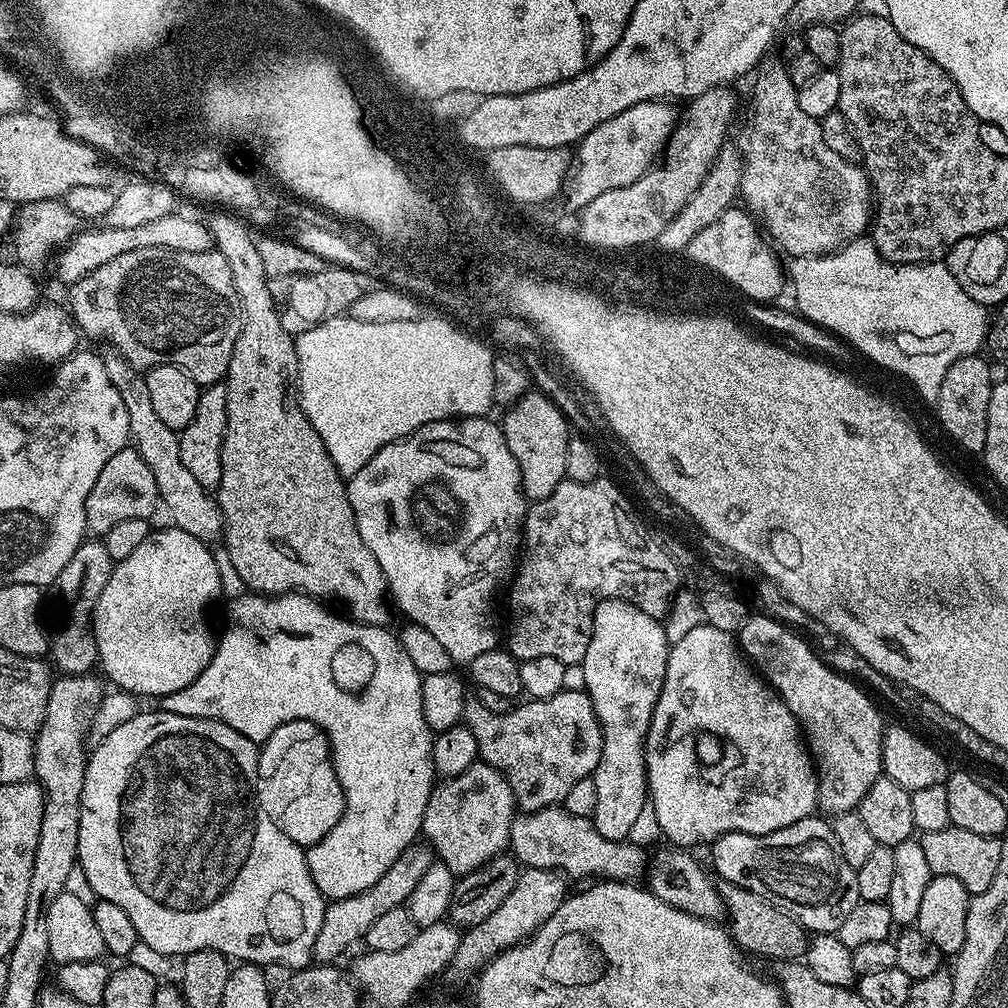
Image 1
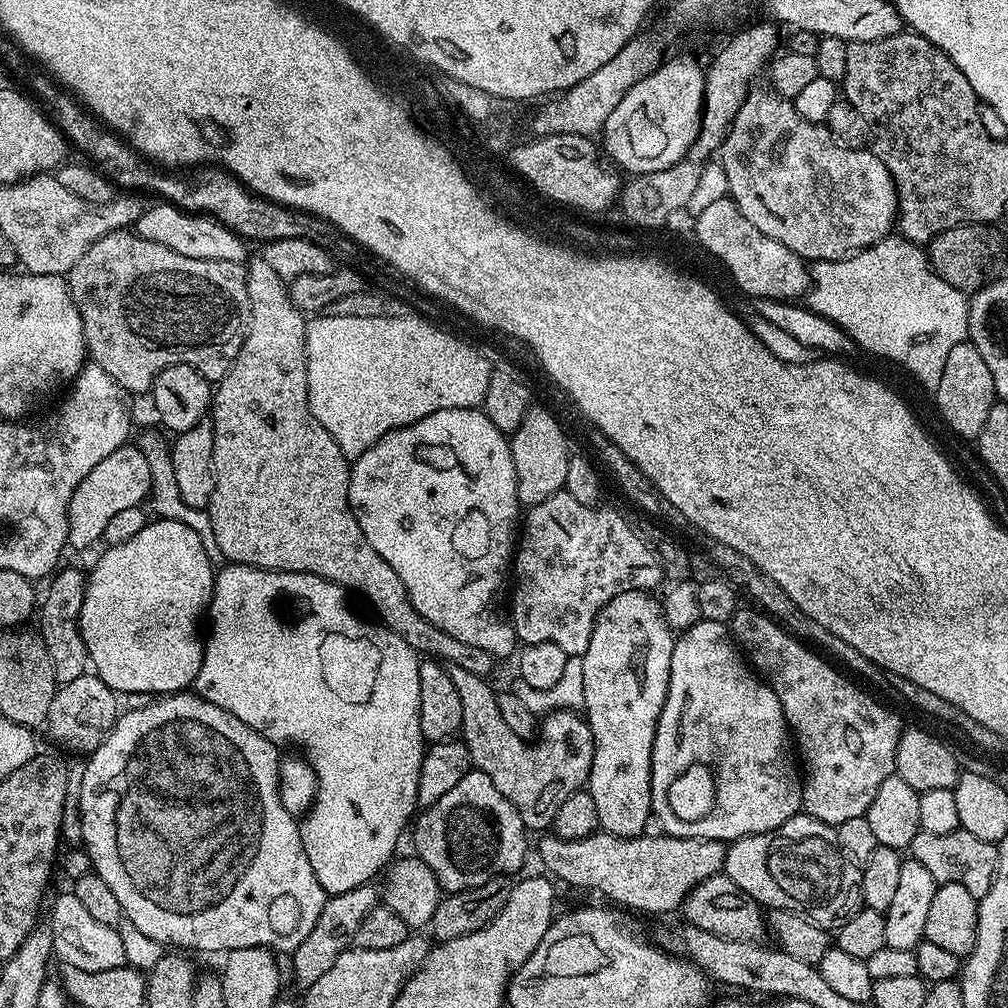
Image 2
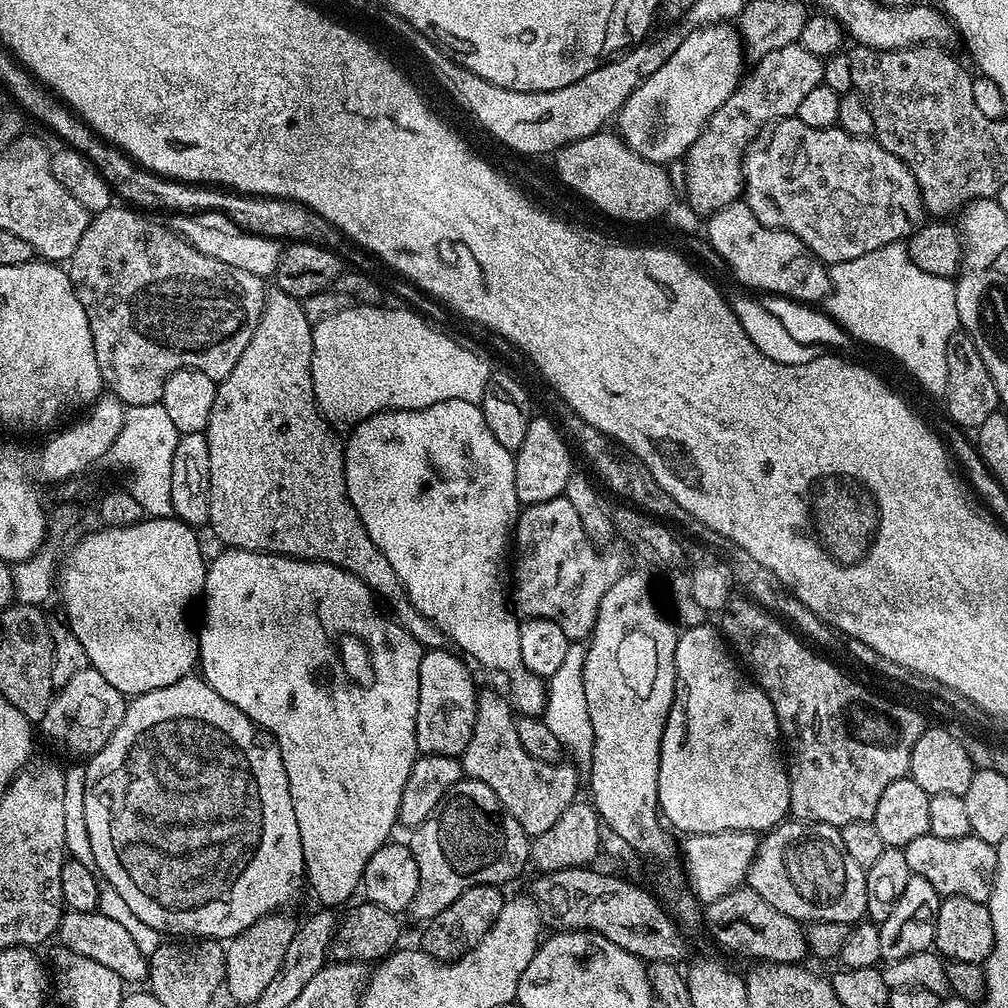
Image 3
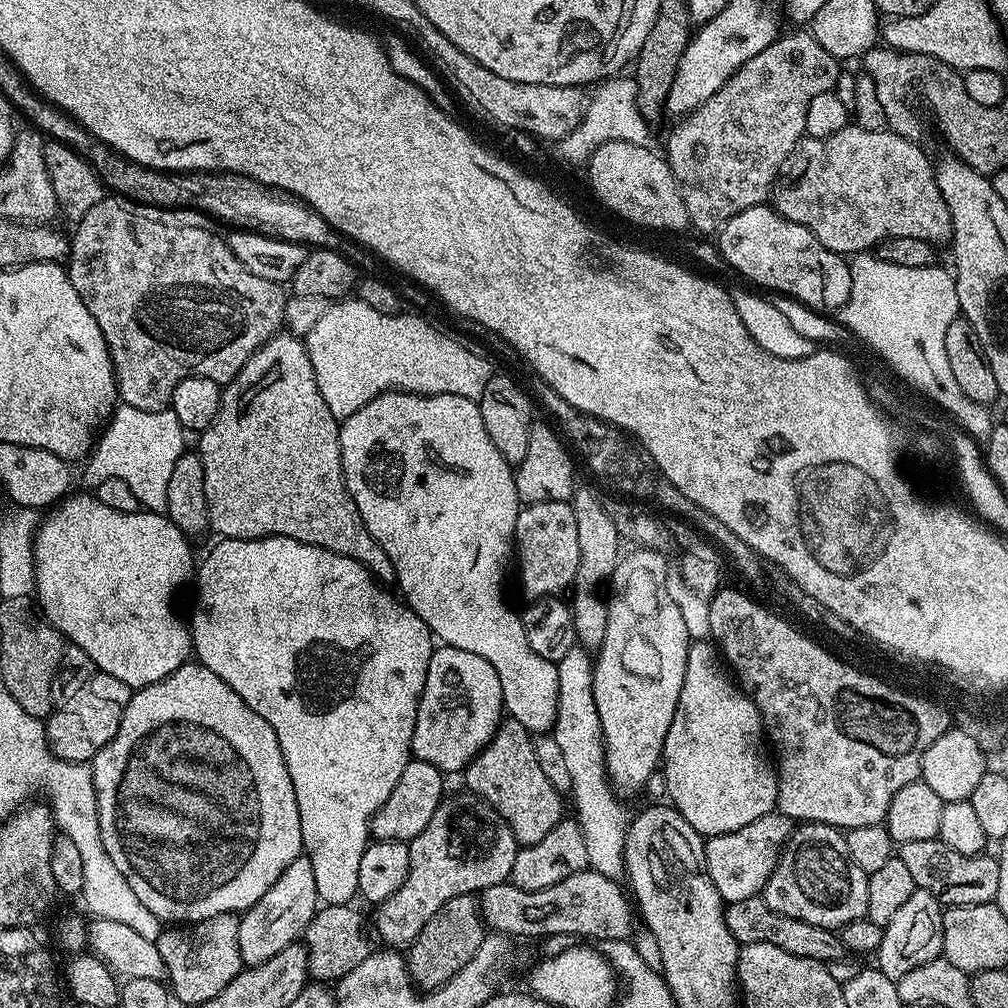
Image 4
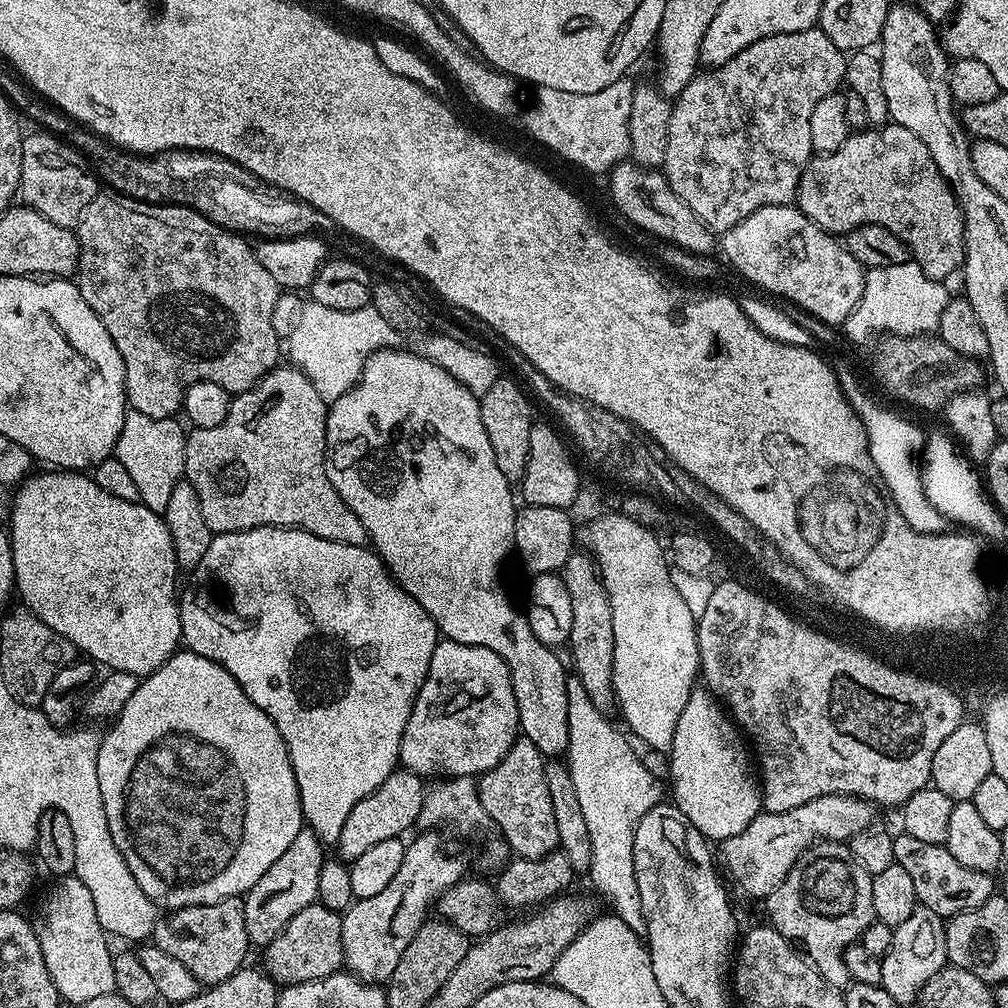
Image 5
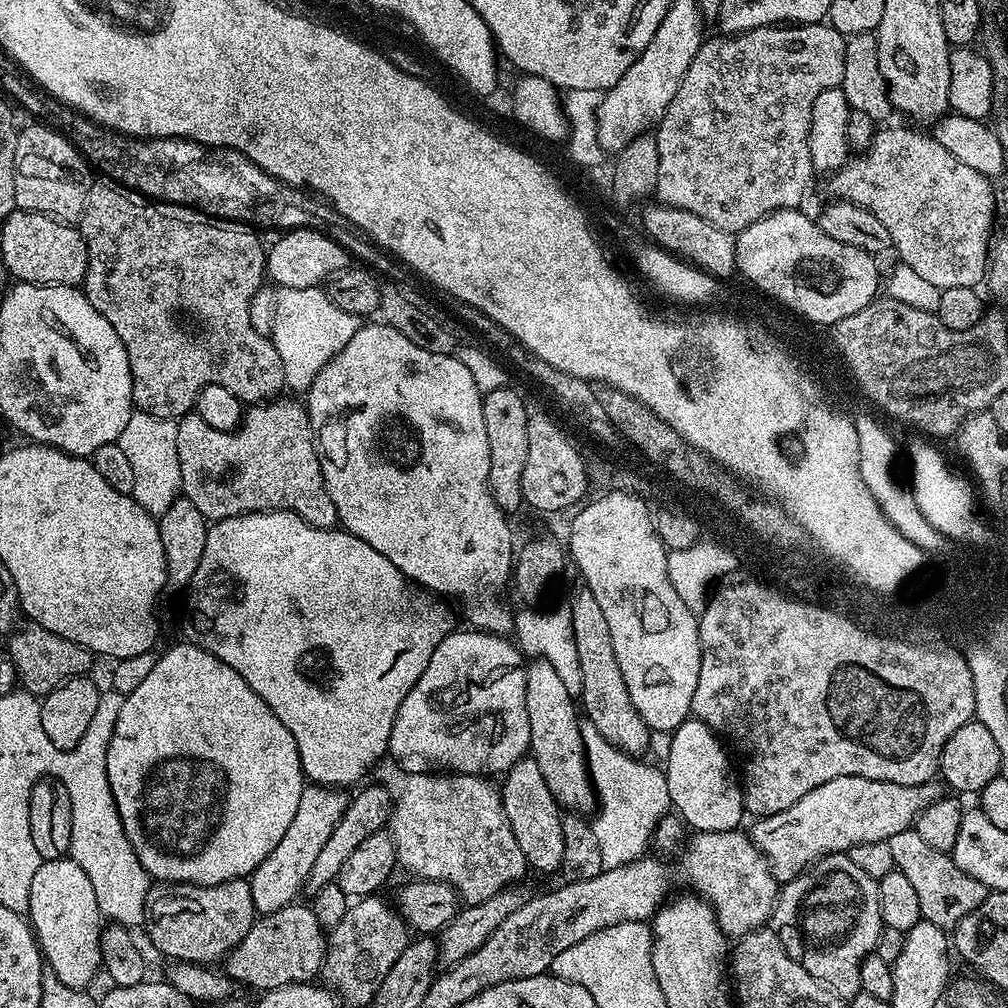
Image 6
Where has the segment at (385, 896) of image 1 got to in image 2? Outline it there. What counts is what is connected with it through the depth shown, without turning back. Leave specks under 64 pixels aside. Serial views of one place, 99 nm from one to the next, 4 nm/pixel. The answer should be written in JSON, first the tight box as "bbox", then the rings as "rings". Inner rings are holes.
{"bbox":[290,882,382,986],"rings":[[[369,882],[358,886],[354,890],[346,890],[337,896],[328,896],[324,902],[324,909],[310,934],[306,934],[306,942],[298,946],[298,950],[291,953],[290,960],[296,967],[296,976],[304,986],[318,982],[330,966],[334,966],[338,954],[353,947],[361,922],[381,903],[382,892],[375,883]],[[376,887],[376,888],[375,888]]]}

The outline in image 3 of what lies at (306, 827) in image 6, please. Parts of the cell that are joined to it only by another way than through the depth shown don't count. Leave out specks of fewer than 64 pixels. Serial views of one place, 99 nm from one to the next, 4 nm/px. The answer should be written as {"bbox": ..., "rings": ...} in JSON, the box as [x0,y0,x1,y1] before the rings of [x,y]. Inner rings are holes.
{"bbox":[224,915,297,1006],"rings":[[[280,915],[264,916],[258,922],[254,922],[254,926],[242,930],[242,934],[227,941],[225,953],[227,964],[224,975],[226,992],[244,1006],[252,1005],[266,990],[266,986],[274,982],[274,974],[278,974],[286,950],[296,933],[297,921],[294,922],[290,917]]]}

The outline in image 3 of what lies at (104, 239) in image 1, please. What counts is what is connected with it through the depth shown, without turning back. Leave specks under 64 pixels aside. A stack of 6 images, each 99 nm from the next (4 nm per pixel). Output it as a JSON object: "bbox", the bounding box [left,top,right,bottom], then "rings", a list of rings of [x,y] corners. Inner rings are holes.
{"bbox":[171,212,282,278],"rings":[[[221,212],[176,214],[171,219],[172,231],[177,232],[185,242],[202,254],[218,258],[218,262],[226,262],[226,266],[238,266],[238,270],[246,270],[246,274],[254,274],[261,278],[271,277],[275,273],[282,251],[281,241],[250,234],[239,228],[229,216],[223,216]]]}

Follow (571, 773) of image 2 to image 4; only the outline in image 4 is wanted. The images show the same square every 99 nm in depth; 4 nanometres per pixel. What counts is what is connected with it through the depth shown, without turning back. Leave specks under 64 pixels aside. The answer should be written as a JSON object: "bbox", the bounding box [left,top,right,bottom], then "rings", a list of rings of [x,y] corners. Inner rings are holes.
{"bbox":[462,718,565,846],"rings":[[[511,718],[501,719],[495,734],[462,773],[462,779],[469,793],[482,796],[488,805],[514,830],[517,845],[523,846],[542,842],[554,826],[565,815],[562,793],[546,778],[546,773],[538,766],[538,758],[534,758],[533,737],[522,726],[522,722]]]}

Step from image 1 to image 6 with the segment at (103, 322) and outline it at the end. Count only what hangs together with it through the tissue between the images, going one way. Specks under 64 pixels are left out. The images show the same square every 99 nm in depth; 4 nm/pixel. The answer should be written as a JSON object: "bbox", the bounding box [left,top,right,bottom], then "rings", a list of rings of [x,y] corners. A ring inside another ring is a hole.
{"bbox":[78,178,285,420],"rings":[[[100,178],[92,183],[86,194],[86,206],[80,215],[78,227],[88,251],[88,269],[82,291],[90,306],[94,306],[94,310],[98,310],[98,314],[102,314],[106,322],[114,326],[118,338],[122,338],[122,346],[126,346],[126,358],[130,362],[132,375],[132,403],[139,411],[167,420],[187,416],[196,407],[196,395],[211,384],[226,386],[230,394],[234,394],[248,406],[275,400],[283,393],[280,391],[285,391],[284,367],[282,358],[278,358],[278,350],[271,339],[260,333],[254,322],[250,322],[250,302],[266,280],[266,244],[255,236],[257,233],[249,225],[217,220],[194,208],[183,208],[180,204],[150,202],[148,197],[135,192],[133,188],[127,188],[125,184]]]}

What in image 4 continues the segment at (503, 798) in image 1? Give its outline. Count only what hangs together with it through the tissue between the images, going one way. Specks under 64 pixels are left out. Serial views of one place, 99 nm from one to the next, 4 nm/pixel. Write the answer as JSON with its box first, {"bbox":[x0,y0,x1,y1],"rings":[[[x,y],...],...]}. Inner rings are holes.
{"bbox":[375,794,518,950],"rings":[[[463,794],[464,796],[452,796],[440,801],[438,810],[434,810],[434,818],[426,822],[426,830],[415,836],[408,844],[410,854],[410,870],[406,874],[406,882],[390,898],[386,898],[380,904],[375,905],[376,932],[380,935],[381,945],[392,950],[404,950],[418,938],[422,926],[450,902],[455,896],[470,896],[479,894],[485,888],[495,884],[503,884],[512,875],[512,867],[518,851],[518,845],[514,838],[514,830],[498,814],[498,810],[491,808],[482,796]]]}

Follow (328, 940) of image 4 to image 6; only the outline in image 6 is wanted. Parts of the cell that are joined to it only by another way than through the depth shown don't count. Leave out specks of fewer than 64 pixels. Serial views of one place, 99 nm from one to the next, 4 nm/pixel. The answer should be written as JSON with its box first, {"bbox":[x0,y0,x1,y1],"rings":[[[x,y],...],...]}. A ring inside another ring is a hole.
{"bbox":[226,902,326,990],"rings":[[[293,902],[282,910],[261,915],[246,934],[246,938],[242,938],[236,949],[228,953],[226,972],[237,985],[249,984],[252,988],[260,988],[259,990],[271,990],[287,984],[306,984],[315,981],[323,973],[326,930],[320,925],[318,918],[314,918],[311,907],[307,903],[300,903]]]}

